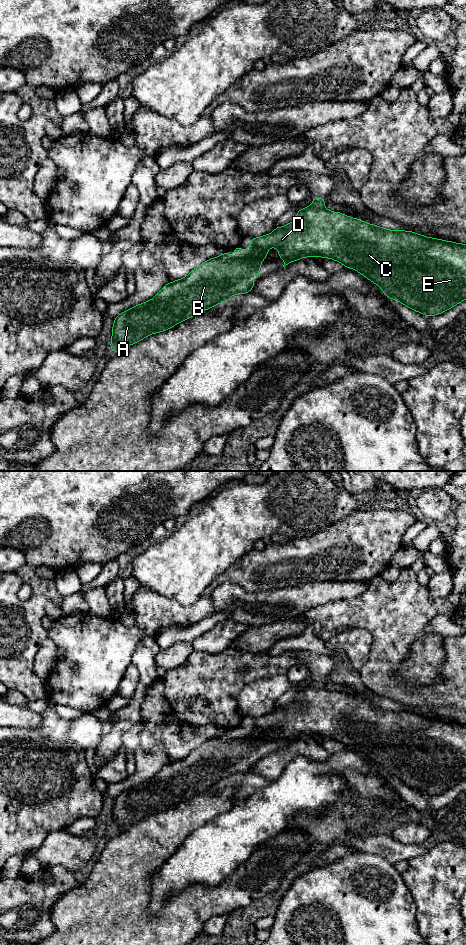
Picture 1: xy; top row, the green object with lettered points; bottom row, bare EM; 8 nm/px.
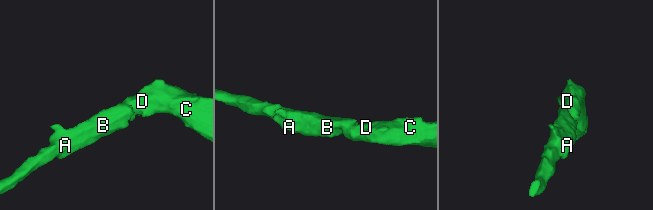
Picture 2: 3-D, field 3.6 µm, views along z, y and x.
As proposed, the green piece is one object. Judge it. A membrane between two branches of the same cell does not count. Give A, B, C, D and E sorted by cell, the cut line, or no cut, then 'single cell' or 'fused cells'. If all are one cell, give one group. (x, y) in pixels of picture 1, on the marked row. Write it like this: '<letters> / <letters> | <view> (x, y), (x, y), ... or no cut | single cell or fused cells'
A B C D E | no cut | single cell

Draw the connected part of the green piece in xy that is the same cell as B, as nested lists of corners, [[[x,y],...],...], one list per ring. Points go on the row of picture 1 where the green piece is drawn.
[[[312,197],[313,204],[305,209],[298,209],[295,220],[283,227],[276,227],[270,234],[250,238],[251,245],[247,250],[239,246],[232,249],[235,255],[223,253],[211,258],[191,271],[186,277],[166,284],[153,299],[134,306],[116,318],[112,328],[111,351],[118,352],[127,346],[135,344],[145,337],[168,330],[203,310],[209,310],[222,302],[227,302],[235,294],[244,294],[252,290],[255,282],[252,277],[258,276],[261,263],[268,255],[268,249],[278,249],[279,257],[284,265],[298,261],[304,257],[314,258],[316,255],[330,258],[342,263],[368,278],[390,299],[399,301],[408,308],[424,314],[426,317],[441,314],[466,299],[466,244],[430,238],[412,231],[387,230],[368,224],[360,219],[346,216],[340,212],[332,212],[325,208],[323,197]]]

